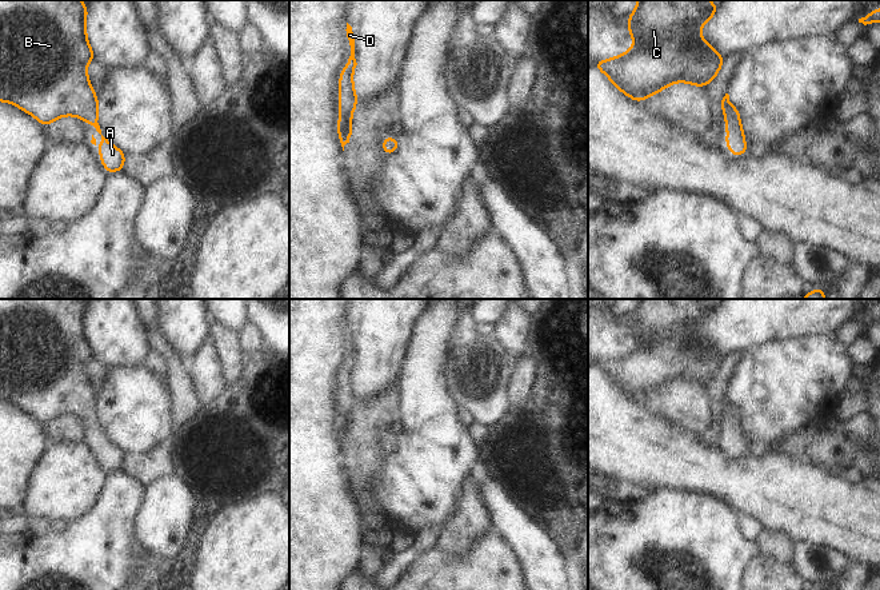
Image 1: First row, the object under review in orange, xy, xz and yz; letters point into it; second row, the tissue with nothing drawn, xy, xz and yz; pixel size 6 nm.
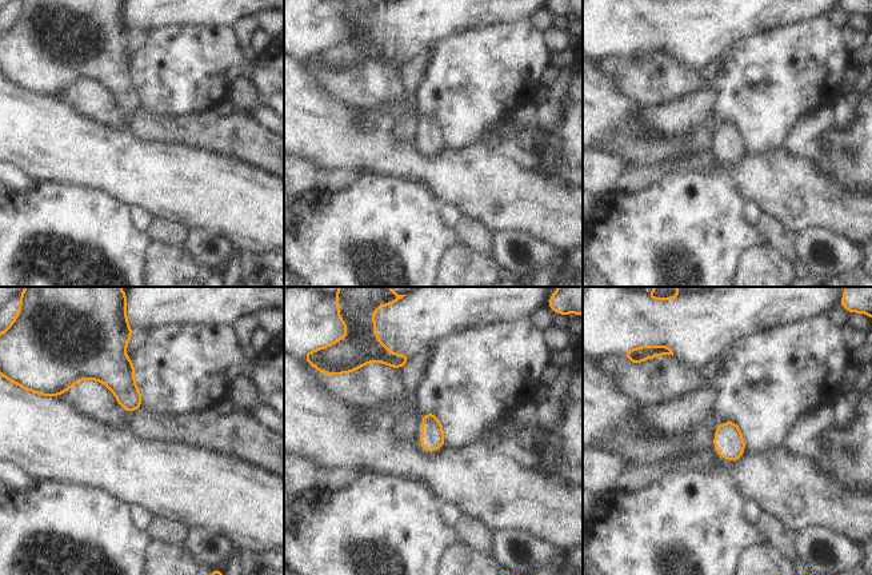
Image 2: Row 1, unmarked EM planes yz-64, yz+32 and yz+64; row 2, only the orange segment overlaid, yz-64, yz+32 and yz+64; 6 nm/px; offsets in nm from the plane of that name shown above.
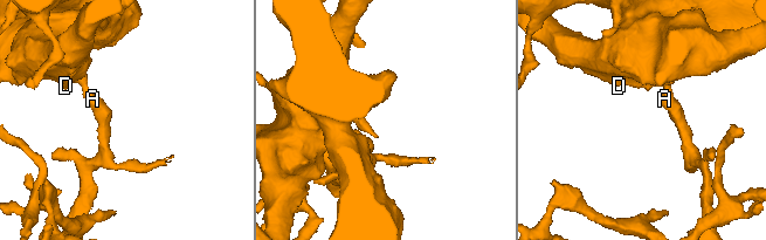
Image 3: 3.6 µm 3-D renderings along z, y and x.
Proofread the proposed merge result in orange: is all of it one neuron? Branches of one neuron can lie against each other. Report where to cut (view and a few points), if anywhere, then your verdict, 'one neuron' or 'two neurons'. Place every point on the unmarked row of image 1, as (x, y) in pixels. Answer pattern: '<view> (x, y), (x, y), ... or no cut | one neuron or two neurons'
no cut | one neuron

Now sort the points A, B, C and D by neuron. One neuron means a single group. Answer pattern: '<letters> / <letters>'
A B C D

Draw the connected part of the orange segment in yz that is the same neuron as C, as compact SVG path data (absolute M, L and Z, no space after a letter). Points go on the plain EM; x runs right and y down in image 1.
M637 299L627 320L632 347L593 364L637 402L679 380L707 386L725 358L699 330L717 310L711 299Z

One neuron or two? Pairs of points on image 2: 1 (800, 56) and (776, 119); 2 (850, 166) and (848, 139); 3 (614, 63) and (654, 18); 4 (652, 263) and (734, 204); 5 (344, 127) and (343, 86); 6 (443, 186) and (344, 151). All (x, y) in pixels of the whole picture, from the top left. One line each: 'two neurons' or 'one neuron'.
1: one neuron
2: one neuron
3: two neurons
4: one neuron
5: two neurons
6: one neuron

